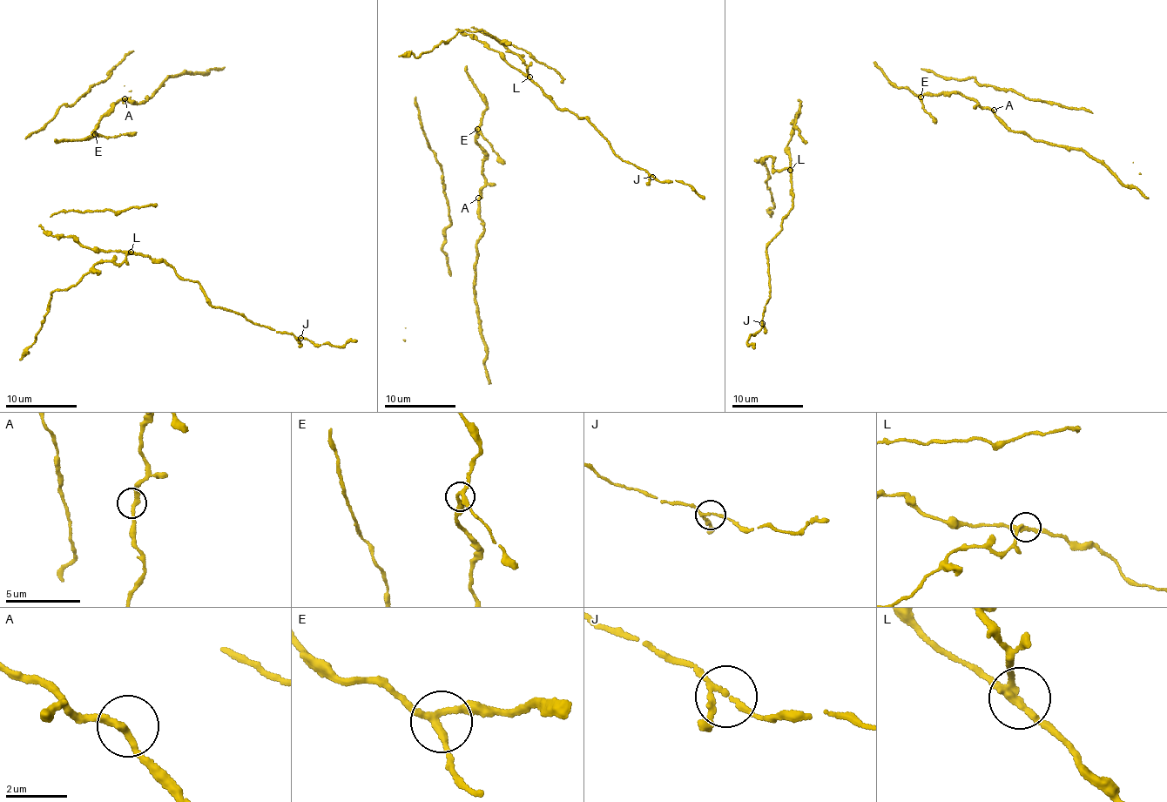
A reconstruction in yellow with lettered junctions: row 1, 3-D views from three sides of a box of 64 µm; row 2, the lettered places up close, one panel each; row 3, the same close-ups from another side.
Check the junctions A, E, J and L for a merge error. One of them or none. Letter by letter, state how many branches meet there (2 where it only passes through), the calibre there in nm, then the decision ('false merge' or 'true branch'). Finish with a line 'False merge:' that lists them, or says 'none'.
A: 2 | 220 nm | true branch
E: 3 | 220 nm | true branch
J: 3 | 140 nm | true branch
L: 3 | 220 nm | false merge
False merge: L

